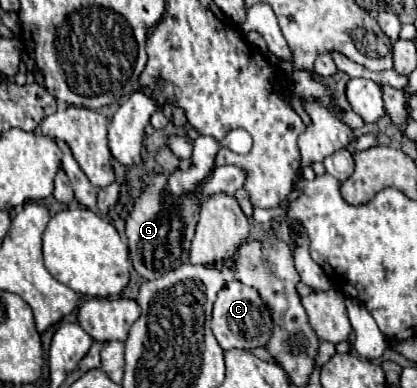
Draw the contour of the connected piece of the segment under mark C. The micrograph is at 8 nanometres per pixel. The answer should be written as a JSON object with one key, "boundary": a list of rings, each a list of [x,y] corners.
{"boundary":[[[228,281],[226,289],[218,293],[218,299],[214,303],[214,313],[212,313],[212,333],[218,339],[222,349],[256,349],[256,347],[266,347],[274,331],[274,321],[272,321],[272,311],[268,305],[262,301],[260,293],[252,287],[242,285],[240,281]]]}

